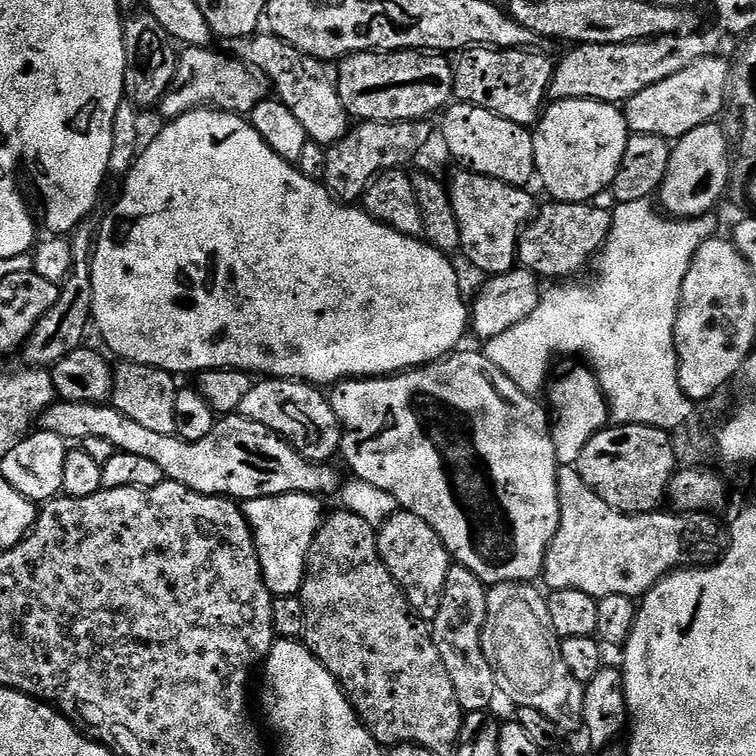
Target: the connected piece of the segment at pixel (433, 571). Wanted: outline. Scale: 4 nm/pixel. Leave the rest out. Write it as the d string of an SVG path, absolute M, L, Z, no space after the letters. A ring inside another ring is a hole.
M399 510L378 528L376 541L386 570L390 570L390 574L408 597L412 611L425 622L435 620L450 567L448 551L438 534L434 534L431 526L422 522L418 514Z

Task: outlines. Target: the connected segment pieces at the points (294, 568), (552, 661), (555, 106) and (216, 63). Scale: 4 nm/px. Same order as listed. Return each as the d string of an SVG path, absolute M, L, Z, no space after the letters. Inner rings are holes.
M282 494L270 498L243 501L244 516L252 528L252 537L258 550L264 581L273 597L299 596L304 584L304 571L308 565L310 546L324 523L325 501L306 494Z
M531 583L491 585L488 590L484 635L491 659L502 673L503 683L504 680L508 683L508 692L516 706L542 710L550 722L559 726L561 733L579 733L583 729L586 688L578 682L578 678L574 678L574 674L570 674L570 666L566 666L566 658L562 658L561 639L554 630L554 622L550 622L545 593L540 593Z
M586 99L553 101L533 131L538 180L557 203L589 203L600 191L611 187L629 135L623 111L615 104Z
M208 46L185 47L184 52L179 53L174 90L168 91L158 105L158 112L165 116L165 121L174 121L196 108L209 106L248 118L260 103L269 99L270 81L263 72L253 70L243 59L231 60L212 50Z

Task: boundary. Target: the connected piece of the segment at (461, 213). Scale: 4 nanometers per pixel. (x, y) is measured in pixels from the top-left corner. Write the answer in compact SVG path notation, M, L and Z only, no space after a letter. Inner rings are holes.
M467 170L457 171L457 176L453 178L450 183L450 195L452 198L452 205L454 206L454 218L458 218L458 230L460 231L460 246L463 255L468 255L468 260L480 272L488 272L489 277L501 276L503 272L510 272L518 264L518 249L520 247L520 234L524 231L529 220L532 219L534 213L537 211L538 204L532 201L532 196L528 193L529 189L524 186L517 186L515 184L507 184L506 182L498 182L494 178L486 178L477 172L470 172Z

